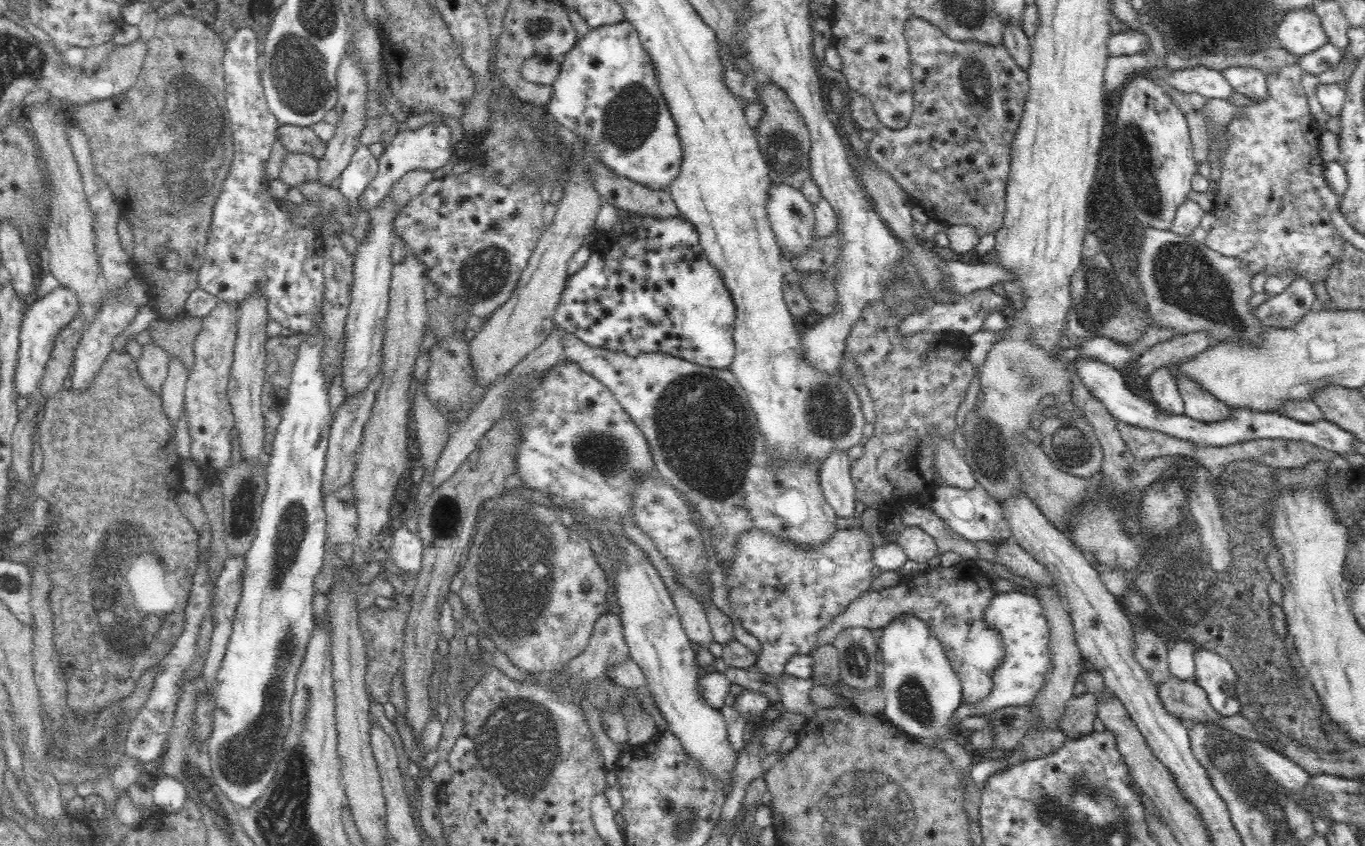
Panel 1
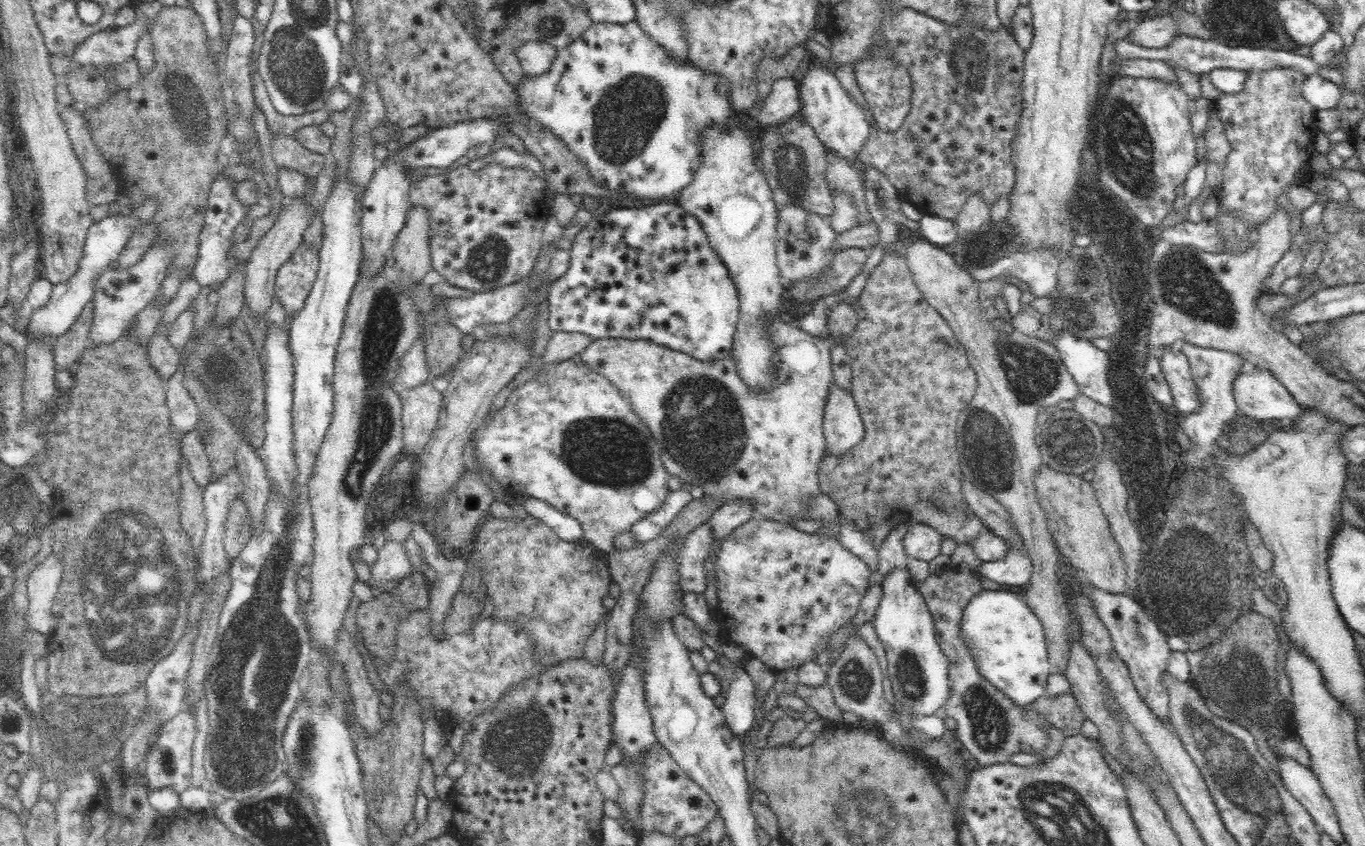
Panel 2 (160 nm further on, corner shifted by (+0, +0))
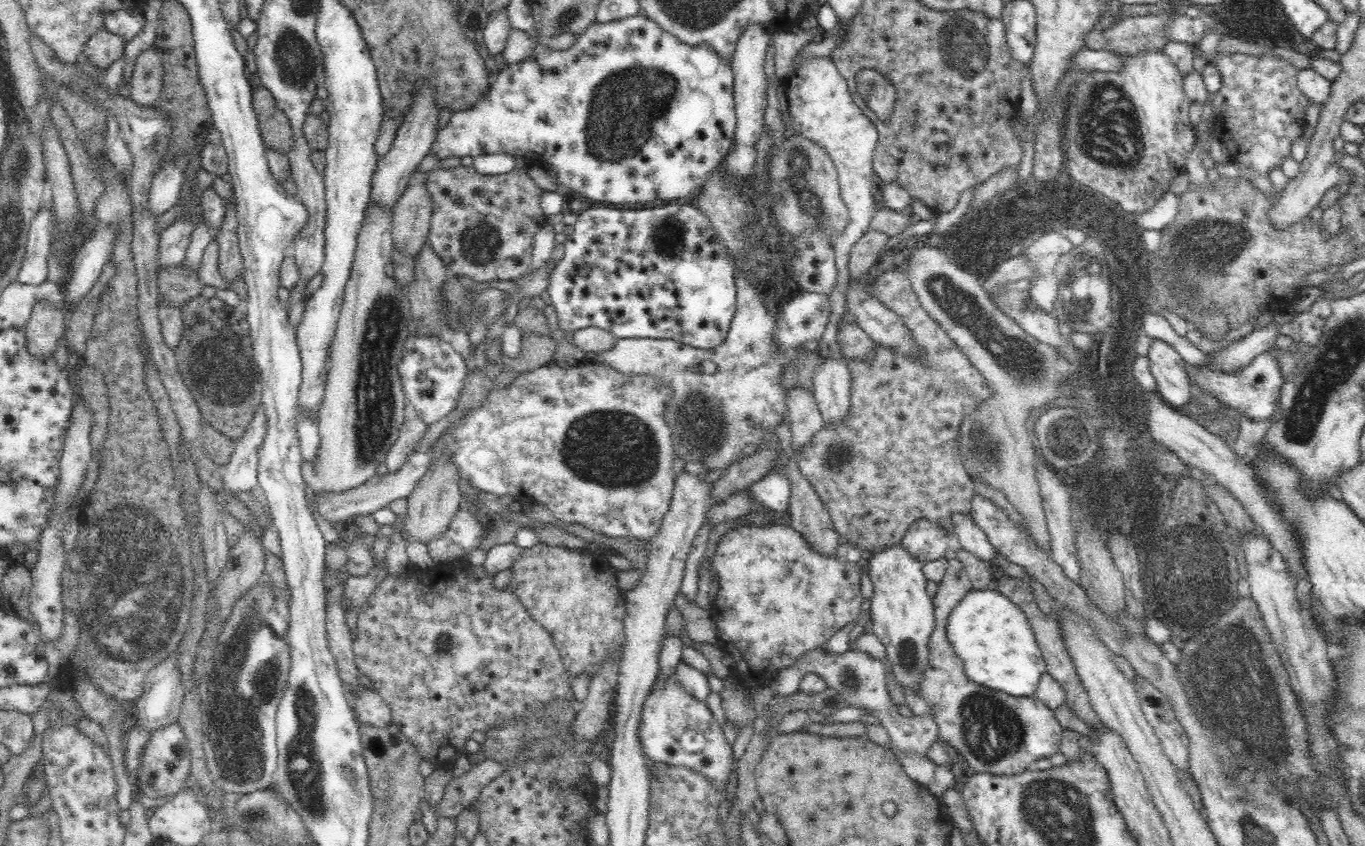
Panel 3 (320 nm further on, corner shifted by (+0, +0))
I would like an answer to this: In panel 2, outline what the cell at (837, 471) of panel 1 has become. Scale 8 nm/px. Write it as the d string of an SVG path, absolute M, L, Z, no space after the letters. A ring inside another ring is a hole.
M835 383L830 388L823 414L826 452L841 455L856 446L865 433L865 426L850 392Z

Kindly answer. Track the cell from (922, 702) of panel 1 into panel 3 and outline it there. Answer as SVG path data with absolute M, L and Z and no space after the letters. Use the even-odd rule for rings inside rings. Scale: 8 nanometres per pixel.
M901 544L874 551L869 560L869 577L873 582L871 596L872 632L880 639L892 662L892 672L904 689L910 688L919 696L919 682L929 663L928 639L935 627L932 598L926 591L923 564L912 557Z

